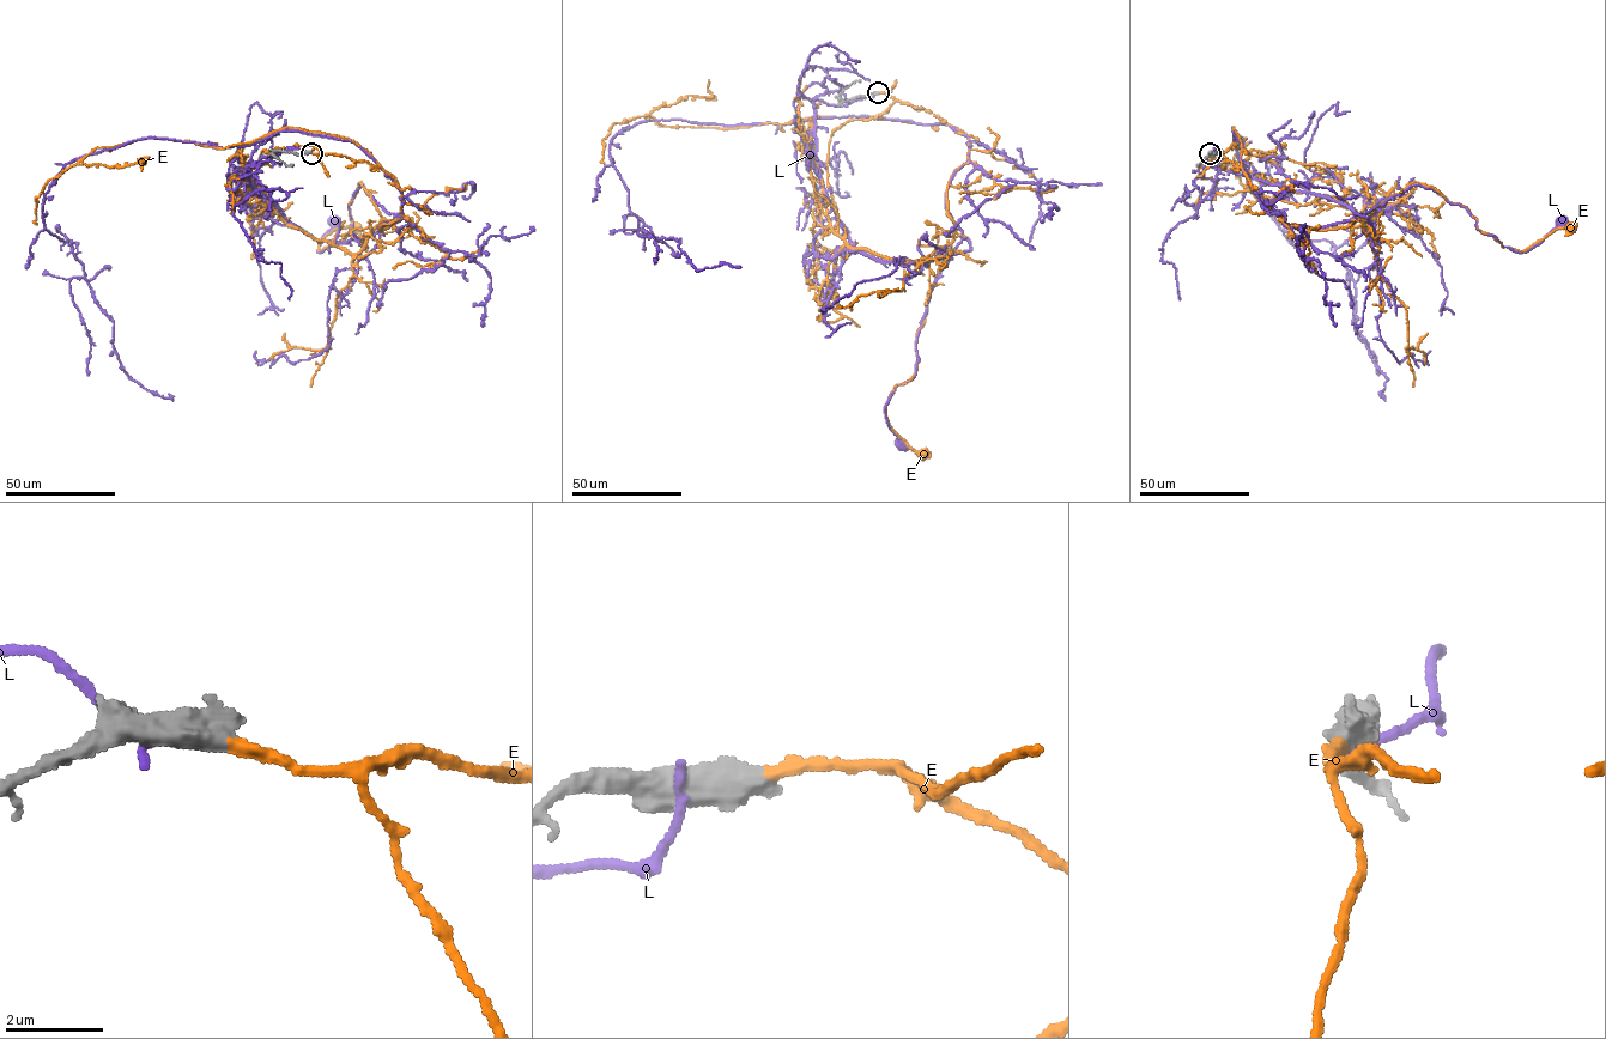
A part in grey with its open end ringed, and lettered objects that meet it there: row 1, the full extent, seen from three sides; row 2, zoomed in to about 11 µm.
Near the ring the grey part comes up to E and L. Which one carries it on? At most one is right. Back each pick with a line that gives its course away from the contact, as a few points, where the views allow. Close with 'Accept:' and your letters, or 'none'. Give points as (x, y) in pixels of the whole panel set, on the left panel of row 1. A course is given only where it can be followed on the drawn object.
E: course (310, 153), (395, 180), (402, 216), (380, 230), (361, 182), (349, 232), (317, 249), (355, 229)
Accept: E

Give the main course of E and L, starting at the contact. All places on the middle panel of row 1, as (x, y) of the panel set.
E: (878, 92), (928, 110), (969, 145), (946, 190), (953, 238), (928, 290), (915, 374), (885, 409), (921, 454)
L: (874, 93), (813, 99), (849, 242), (908, 262), (969, 243), (885, 406), (901, 445)

